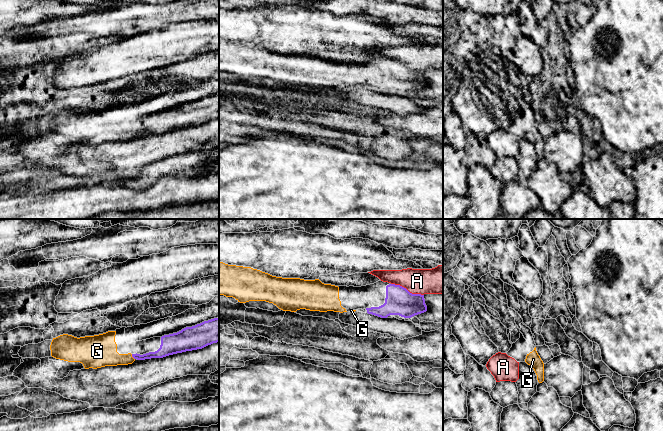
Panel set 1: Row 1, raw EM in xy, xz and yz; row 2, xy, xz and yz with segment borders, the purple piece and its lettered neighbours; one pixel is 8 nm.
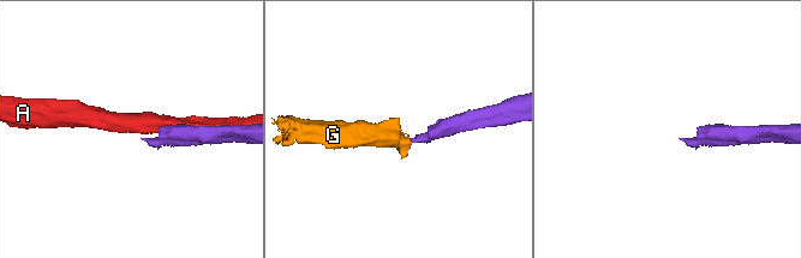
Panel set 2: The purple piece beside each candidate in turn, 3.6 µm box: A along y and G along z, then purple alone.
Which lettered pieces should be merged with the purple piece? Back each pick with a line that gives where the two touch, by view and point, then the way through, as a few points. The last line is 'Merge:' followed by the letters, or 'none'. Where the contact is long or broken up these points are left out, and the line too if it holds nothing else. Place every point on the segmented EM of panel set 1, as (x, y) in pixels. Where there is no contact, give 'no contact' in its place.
G: meets purple in xy at (132, 356); runs through xy (162, 352), (147, 356), (132, 356), (112, 358), (102, 349)
Merge: G

